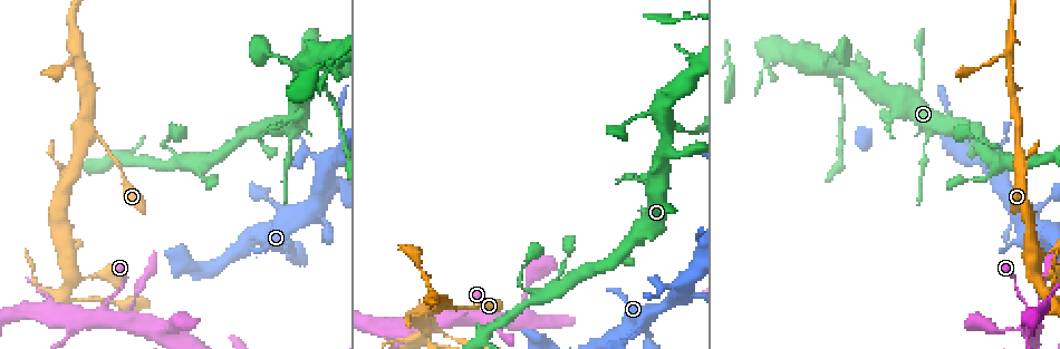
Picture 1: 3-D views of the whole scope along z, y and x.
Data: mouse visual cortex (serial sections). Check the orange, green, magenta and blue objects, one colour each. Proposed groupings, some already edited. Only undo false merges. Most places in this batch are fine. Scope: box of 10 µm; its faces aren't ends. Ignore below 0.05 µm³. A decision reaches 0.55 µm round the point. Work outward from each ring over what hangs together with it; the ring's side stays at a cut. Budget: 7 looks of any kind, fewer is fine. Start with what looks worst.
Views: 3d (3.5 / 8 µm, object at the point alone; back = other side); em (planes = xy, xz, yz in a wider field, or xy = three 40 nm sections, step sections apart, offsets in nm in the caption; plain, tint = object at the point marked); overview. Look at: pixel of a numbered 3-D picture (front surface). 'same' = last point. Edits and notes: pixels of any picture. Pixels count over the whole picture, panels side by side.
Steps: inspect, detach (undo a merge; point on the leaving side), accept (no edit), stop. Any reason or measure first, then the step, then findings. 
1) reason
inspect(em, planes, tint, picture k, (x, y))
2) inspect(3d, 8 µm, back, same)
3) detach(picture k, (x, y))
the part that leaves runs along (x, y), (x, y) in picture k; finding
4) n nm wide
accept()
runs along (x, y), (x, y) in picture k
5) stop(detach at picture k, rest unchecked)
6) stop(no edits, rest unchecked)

three-way junction
inspect(3d, 8 µm, picture 1, (100, 139))

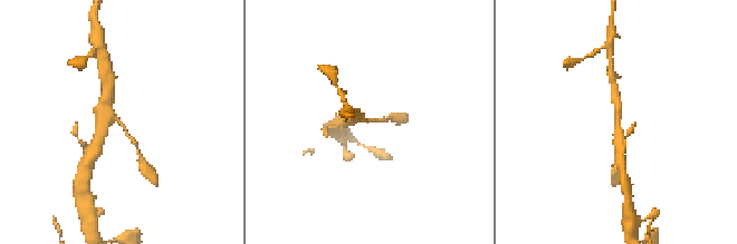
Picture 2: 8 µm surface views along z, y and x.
closer look
inspect(3d, 3.5 µm, same)

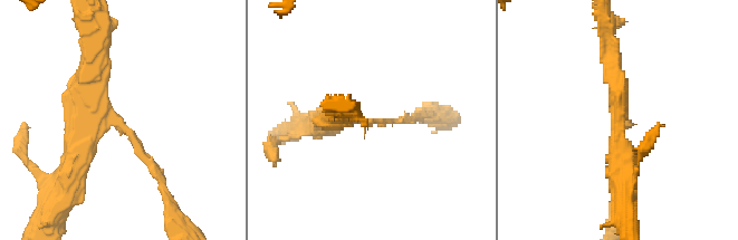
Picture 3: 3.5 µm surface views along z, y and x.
accept()
runs along (165, 185), (117, 124), (80, 141), (73, 172) in picture 3; one cell here

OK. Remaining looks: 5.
calibre changes
inspect(3d, 8 µm, picture 1, (684, 129))

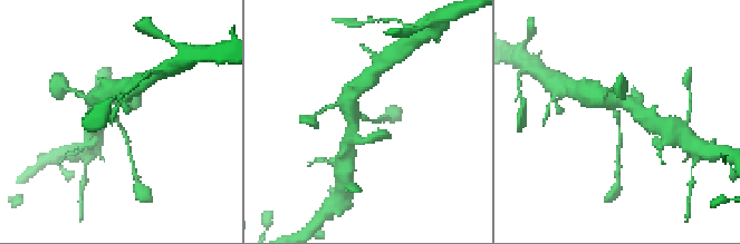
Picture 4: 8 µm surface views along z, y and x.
inspect(em, xy, step 3, tint, same)

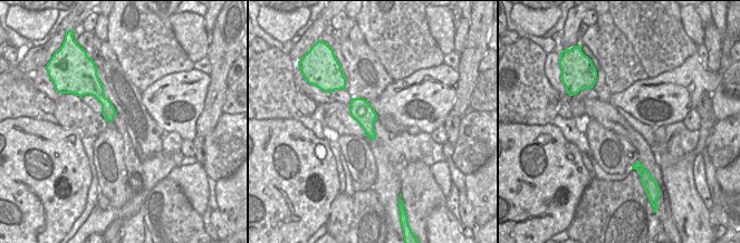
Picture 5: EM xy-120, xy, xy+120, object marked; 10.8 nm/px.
arms of 150, 400 nm
accept()
runs along (103, 101), (116, 116), (128, 146) in picture 4; all the same cell

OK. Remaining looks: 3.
three arms meet
inspect(3d, 8 µm, picture 1, (1030, 335))

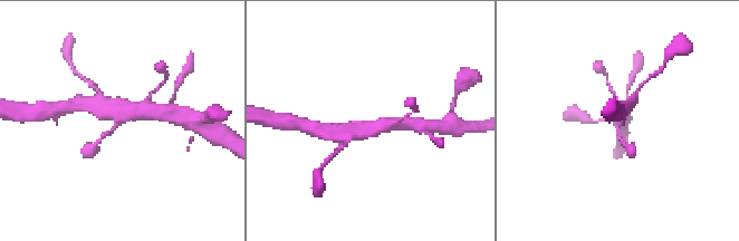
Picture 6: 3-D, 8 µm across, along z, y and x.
closer look
inspect(3d, 3.5 µm, same)

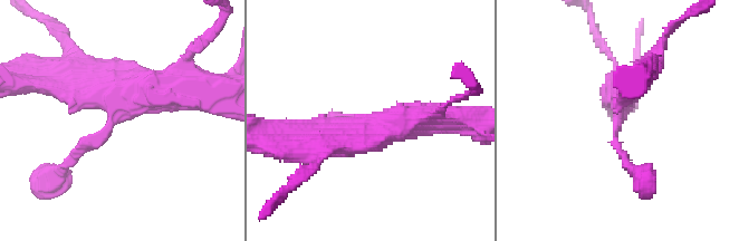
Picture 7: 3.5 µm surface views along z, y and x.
3 arms; arms of 100, 350, 450 nm; now the EM
inspect(em, xy, step 5, tint, picture 7, (360, 120))

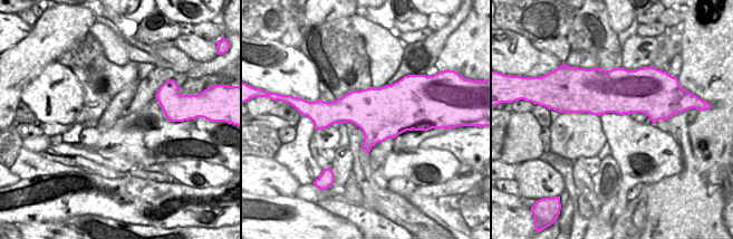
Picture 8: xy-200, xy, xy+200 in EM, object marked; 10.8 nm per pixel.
accept()
runs along (162, 84), (127, 87), (111, 122), (66, 160) in picture 7; continuous, no second cell

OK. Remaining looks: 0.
stop(no edits, rest unchecked)

